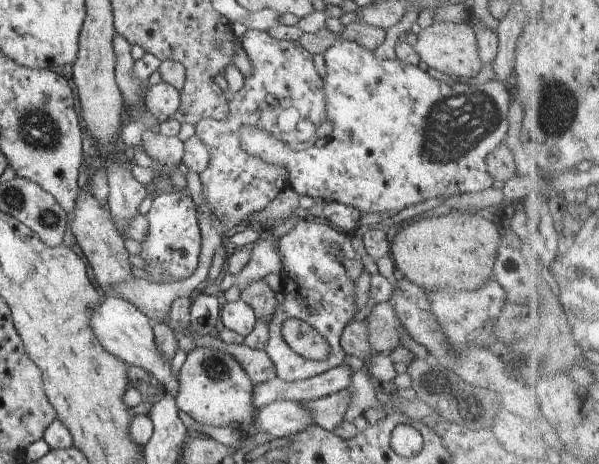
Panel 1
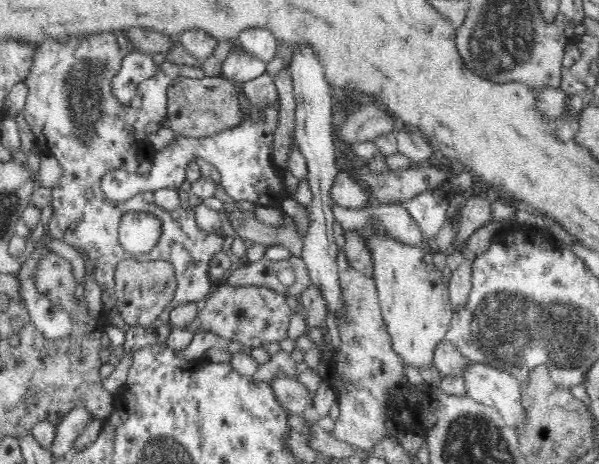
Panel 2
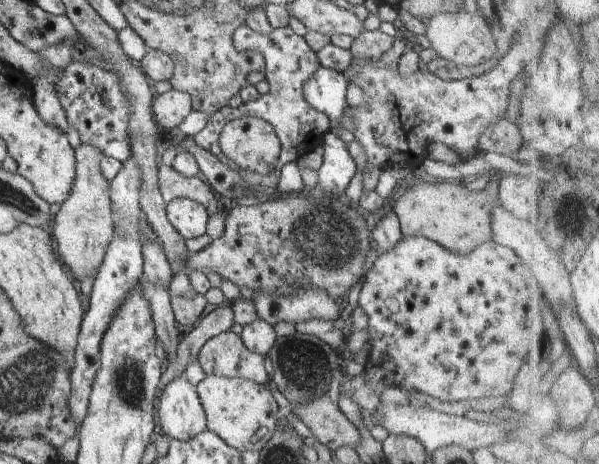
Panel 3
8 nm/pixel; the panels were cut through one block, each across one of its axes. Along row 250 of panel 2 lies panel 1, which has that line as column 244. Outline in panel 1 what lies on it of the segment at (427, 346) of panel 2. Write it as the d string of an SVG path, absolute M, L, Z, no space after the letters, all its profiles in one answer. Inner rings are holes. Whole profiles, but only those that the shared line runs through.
M198 347L191 350L185 358L185 362L179 371L179 393L175 401L179 410L186 412L190 418L204 426L214 426L214 428L230 426L237 423L237 426L253 431L254 420L258 410L253 405L253 382L249 374L240 366L240 363L229 353L215 349L214 347Z

